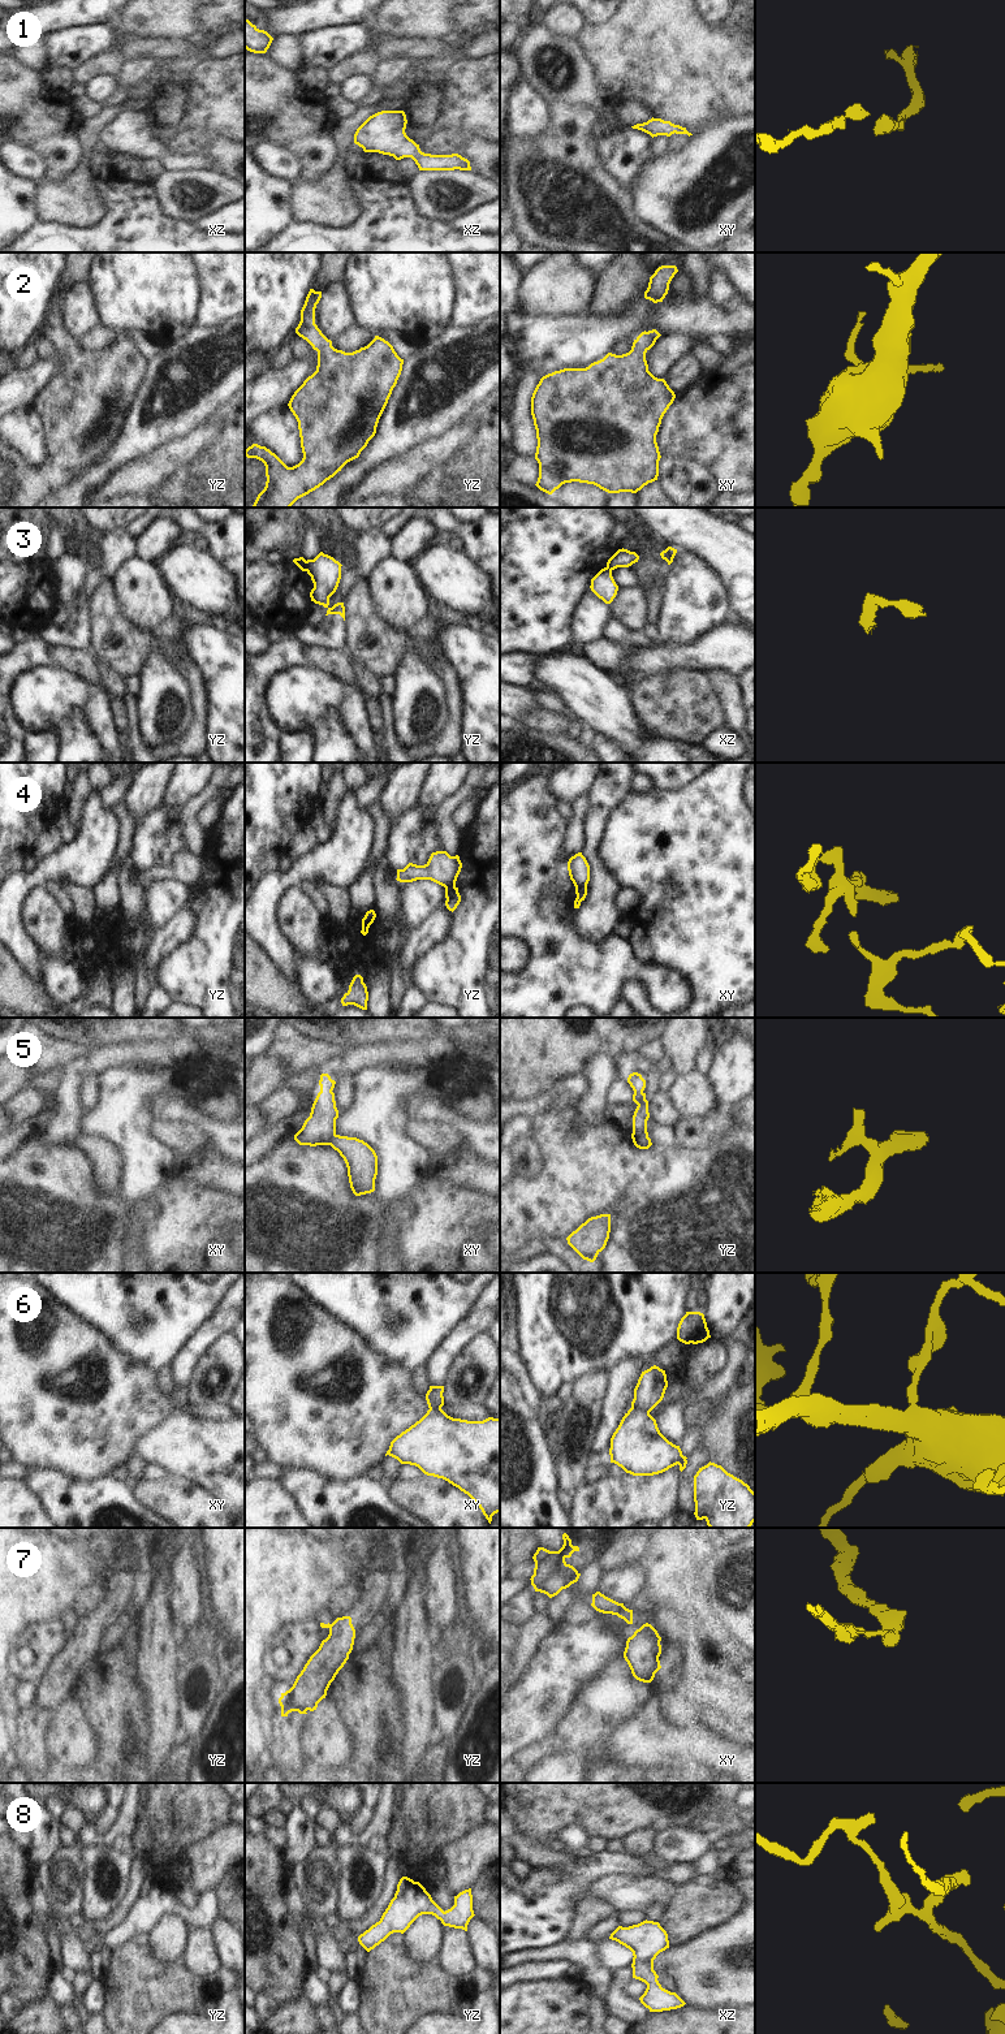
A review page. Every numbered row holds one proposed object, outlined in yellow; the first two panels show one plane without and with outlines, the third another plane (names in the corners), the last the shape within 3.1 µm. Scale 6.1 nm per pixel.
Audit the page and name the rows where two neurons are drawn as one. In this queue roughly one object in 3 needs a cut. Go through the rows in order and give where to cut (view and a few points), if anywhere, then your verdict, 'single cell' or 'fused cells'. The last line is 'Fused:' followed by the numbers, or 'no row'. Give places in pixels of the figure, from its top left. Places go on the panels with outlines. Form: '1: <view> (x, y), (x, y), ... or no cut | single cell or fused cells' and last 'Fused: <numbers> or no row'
1: no cut | single cell
2: no cut | single cell
3: yz (305, 561), (307, 570) | fused cells
4: xy (576, 886), (586, 888) | fused cells
5: yz (633, 1132), (647, 1136) | fused cells
6: yz (632, 1406), (648, 1413) | fused cells
7: xy (650, 1624), (642, 1627) | fused cells
8: no cut | single cell
Fused: 3, 4, 5, 6, 7

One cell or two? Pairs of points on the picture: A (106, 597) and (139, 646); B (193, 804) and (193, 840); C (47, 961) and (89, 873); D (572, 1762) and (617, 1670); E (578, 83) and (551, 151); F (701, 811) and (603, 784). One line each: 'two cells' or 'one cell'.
A: one cell
B: one cell
C: two cells
D: two cells
E: two cells
F: two cells

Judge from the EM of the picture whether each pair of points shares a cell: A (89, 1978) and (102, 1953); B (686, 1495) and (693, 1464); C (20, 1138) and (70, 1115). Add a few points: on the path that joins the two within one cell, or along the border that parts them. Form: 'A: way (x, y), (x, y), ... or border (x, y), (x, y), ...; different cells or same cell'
A: border (91, 1969), (95, 1979); different cells
B: way (686, 1488), (689, 1472); same cell
C: border (55, 1104), (55, 1115), (39, 1135); different cells

